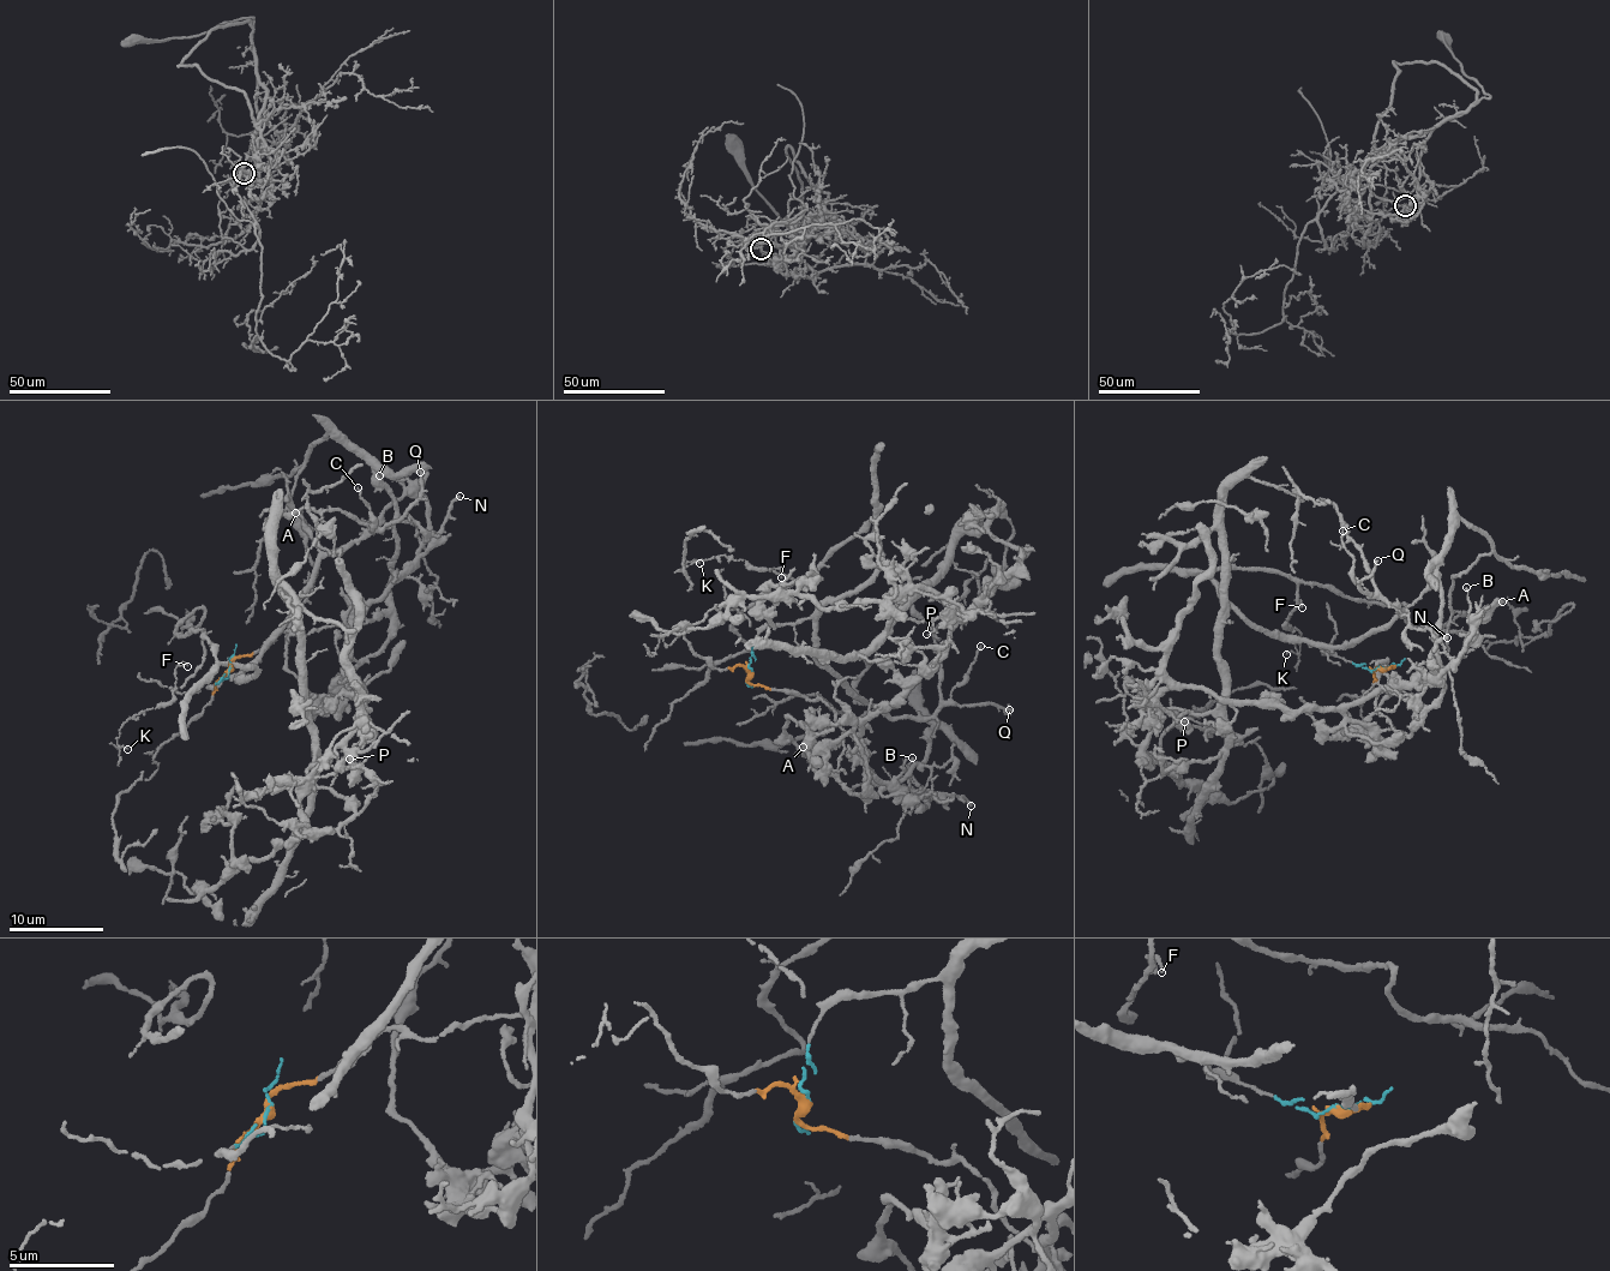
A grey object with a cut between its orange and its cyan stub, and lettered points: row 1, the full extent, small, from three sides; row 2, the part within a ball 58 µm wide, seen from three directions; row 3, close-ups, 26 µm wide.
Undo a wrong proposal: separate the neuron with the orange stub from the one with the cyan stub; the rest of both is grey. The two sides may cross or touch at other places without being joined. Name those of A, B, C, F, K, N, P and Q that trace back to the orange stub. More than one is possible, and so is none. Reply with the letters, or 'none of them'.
A, B, N, P

